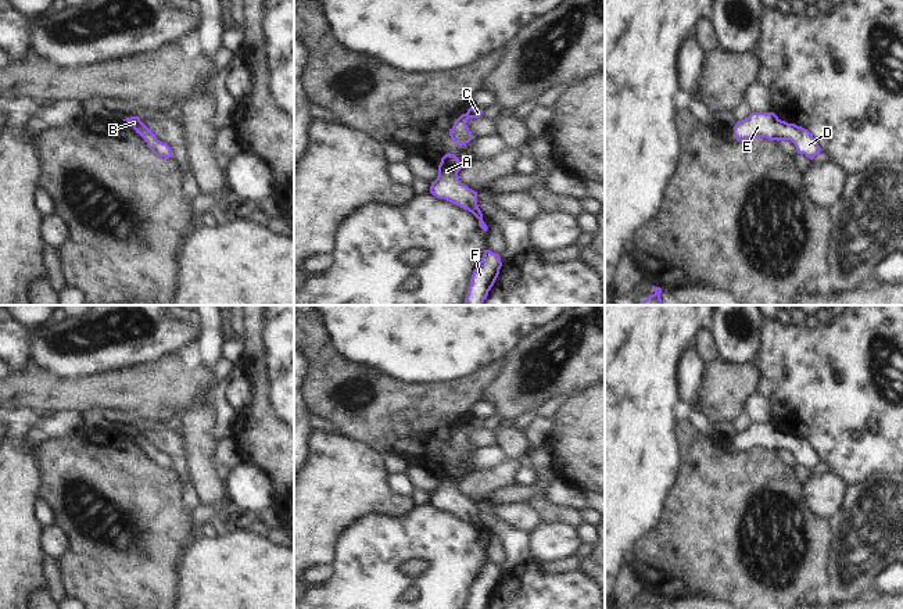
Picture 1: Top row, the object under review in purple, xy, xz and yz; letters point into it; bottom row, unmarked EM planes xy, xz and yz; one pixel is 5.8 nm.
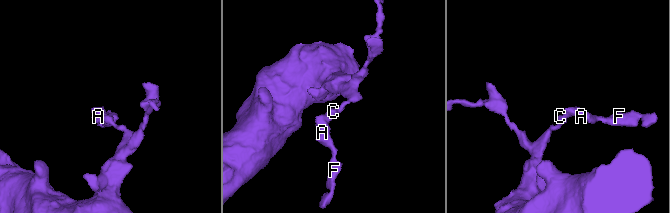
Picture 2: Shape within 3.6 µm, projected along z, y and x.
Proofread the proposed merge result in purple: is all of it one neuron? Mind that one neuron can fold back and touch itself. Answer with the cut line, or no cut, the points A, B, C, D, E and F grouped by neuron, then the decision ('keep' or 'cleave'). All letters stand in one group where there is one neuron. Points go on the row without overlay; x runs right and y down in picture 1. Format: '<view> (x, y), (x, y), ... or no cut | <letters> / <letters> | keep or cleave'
no cut | A B C D E F | keep

